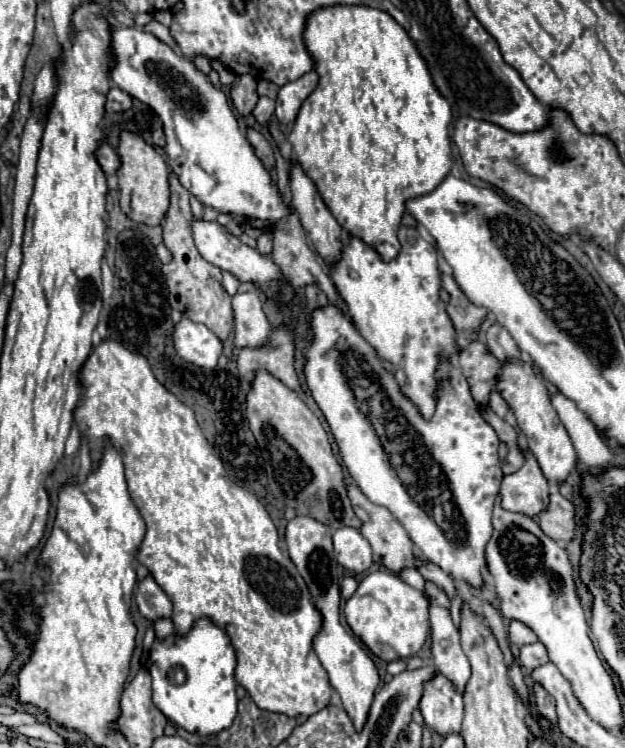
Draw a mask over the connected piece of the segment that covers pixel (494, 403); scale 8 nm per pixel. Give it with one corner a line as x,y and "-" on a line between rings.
497,391
491,393
488,406
493,409
493,411
495,411
499,417
505,417
505,415
507,415
507,411
509,411
507,403
505,403
505,400

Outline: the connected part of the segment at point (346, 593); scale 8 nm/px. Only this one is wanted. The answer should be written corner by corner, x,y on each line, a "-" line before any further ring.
346,576
340,584
341,596
344,599
349,599
351,595
356,591
358,583
352,576

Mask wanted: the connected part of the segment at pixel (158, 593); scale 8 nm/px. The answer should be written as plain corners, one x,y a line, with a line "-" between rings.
147,575
137,585
135,601
137,601
141,615
151,619
151,621
155,621
159,617
171,617
171,601
151,575

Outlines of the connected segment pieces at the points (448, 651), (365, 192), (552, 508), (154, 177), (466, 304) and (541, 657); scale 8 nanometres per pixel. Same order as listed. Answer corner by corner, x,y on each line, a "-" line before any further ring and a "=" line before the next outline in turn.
425,581
425,593
429,595
431,599
429,609
429,620
431,628
431,658
429,663
439,671
443,673
447,679
451,679
457,687
457,691
463,693
465,689
465,683
471,675
471,667
469,667
469,661
465,657
465,653
461,651
461,645
459,645
459,629
455,627
453,619
451,619
451,599
445,591
441,591
435,583
431,581
=
331,5
331,7
321,7
313,11
307,21
305,21
305,31
303,31
303,41
309,51
309,55
315,61
315,71
319,75
319,83
315,91
305,99
297,121
289,133
289,141
293,143
293,153
295,159
301,163
303,171
315,181
325,205
333,213
333,217
339,221
343,229
347,229
349,235
359,237
363,241
383,241
373,245
377,253
383,257
383,261
391,261
399,253
399,241
397,241
397,229
405,211
405,201
417,195
431,193
451,171
451,141
449,141
449,123
451,123
451,105
447,99
435,89
435,83
431,81
431,73
427,73
427,63
423,57
419,57
419,49
415,49
415,41
407,37
407,31
387,13
375,7
365,7
365,5
=
553,489
547,507
535,515
535,521
547,537
567,543
575,533
575,507
557,489
=
135,133
121,135
121,145
117,153
121,157
121,167
117,171
119,187
121,187
121,209
127,213
129,219
137,223
145,223
151,227
161,225
163,217
167,215
169,199
171,199
169,167
165,165
163,157
=
441,275
441,287
449,293
447,315
459,331
473,331
487,317
487,309
471,303
451,275
=
533,643
533,645
523,645
521,653
519,653
519,665
525,667
527,671
533,671
541,665
545,665
549,661
547,651
541,643

